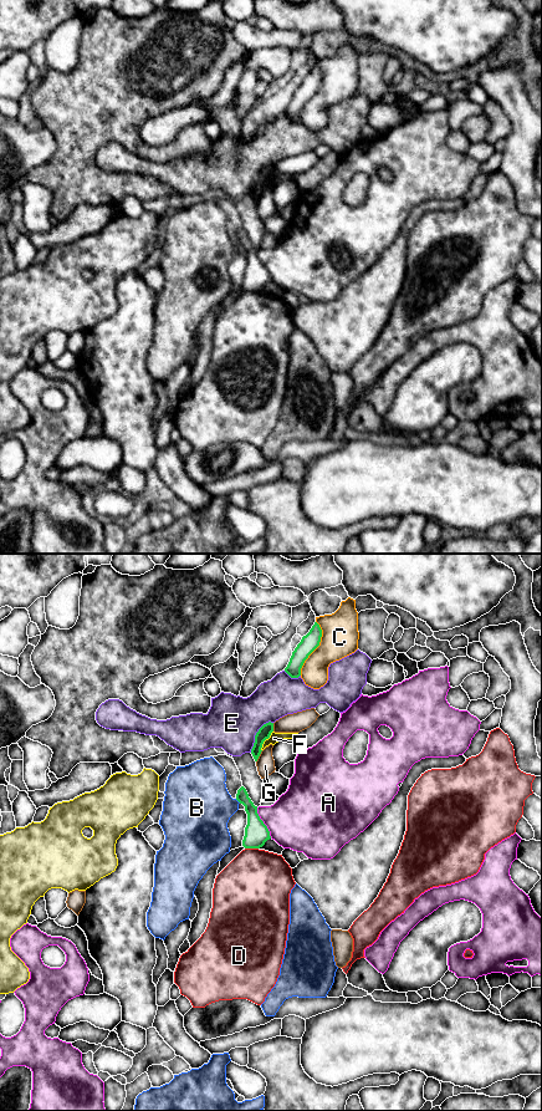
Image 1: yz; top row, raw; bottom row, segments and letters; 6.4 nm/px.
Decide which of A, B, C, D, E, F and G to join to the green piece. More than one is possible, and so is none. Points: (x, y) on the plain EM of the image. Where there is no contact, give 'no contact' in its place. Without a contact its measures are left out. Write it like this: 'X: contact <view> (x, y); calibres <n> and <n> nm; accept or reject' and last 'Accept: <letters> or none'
A: contact yz (262, 265); calibres 160 and 400 nm; reject
B: contact yz (238, 243); calibres 160 and 400 nm; reject
C: contact yz (316, 90); calibres 110 and 240 nm; reject
D: contact yz (251, 290); calibres 160 and 460 nm; reject
E: contact yz (256, 177); calibres 90 and 340 nm; reject
F: contact yz (265, 182); calibres 90 and 70 nm; reject
G: contact yz (259, 198); calibres 90 and 120 nm; reject
Accept: none

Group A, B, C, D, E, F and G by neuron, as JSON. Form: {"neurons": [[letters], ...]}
{"neurons": [["A"], ["B"], ["C"], ["D"], ["E"], ["F"], ["G"]]}

